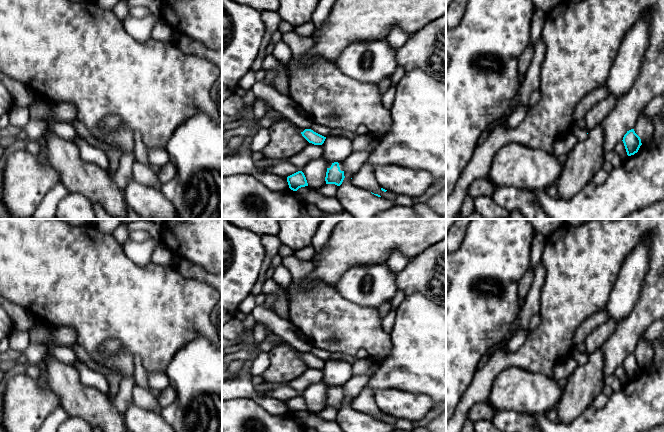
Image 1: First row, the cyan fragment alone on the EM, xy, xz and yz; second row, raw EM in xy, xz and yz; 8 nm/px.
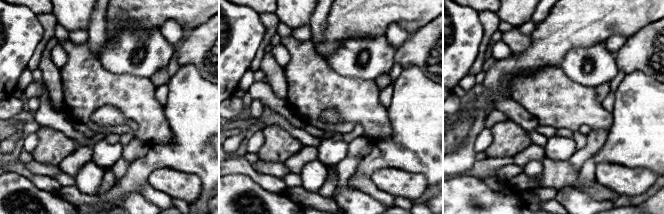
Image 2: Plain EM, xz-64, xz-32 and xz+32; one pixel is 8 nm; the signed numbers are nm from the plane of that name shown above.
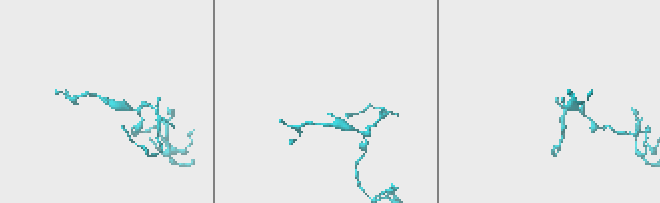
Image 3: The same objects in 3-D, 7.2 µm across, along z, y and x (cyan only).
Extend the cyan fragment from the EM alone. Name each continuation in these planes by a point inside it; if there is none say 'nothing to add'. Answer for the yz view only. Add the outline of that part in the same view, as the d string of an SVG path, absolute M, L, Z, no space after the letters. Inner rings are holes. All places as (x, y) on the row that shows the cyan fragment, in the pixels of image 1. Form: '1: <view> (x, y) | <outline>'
nothing to add

